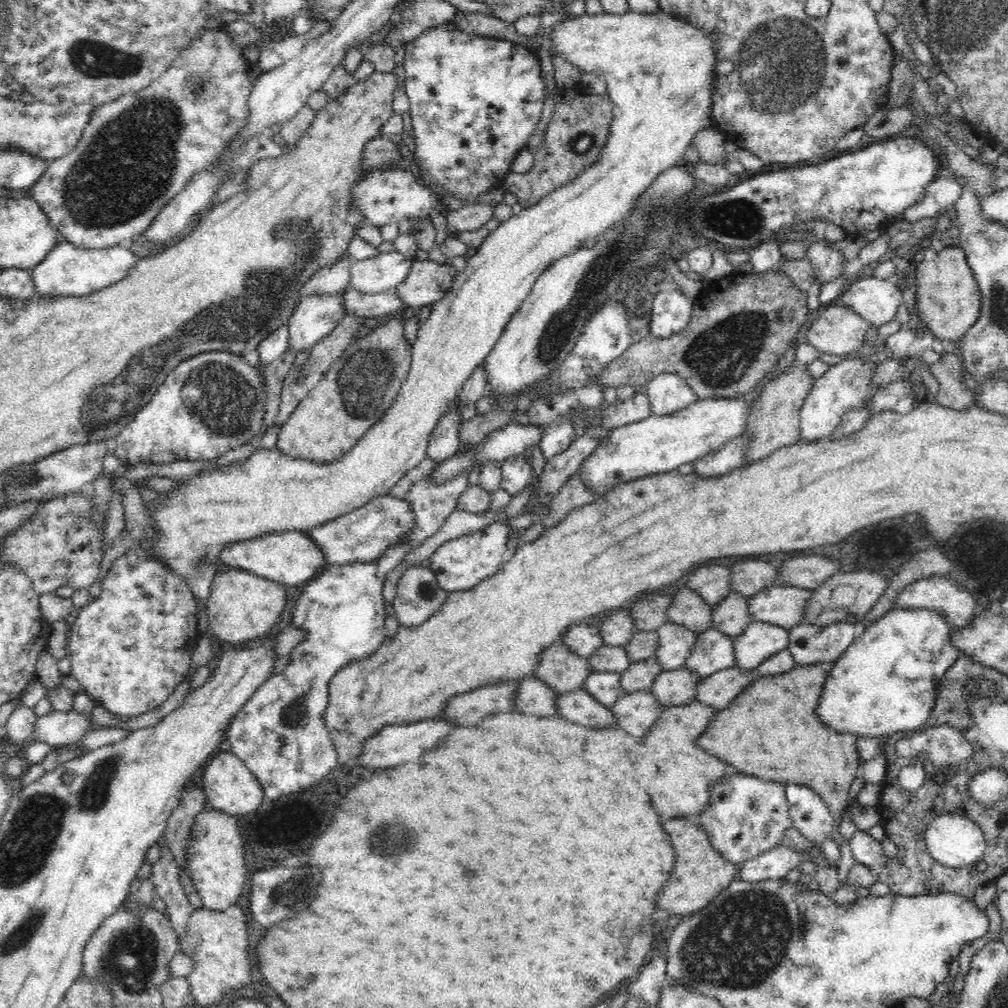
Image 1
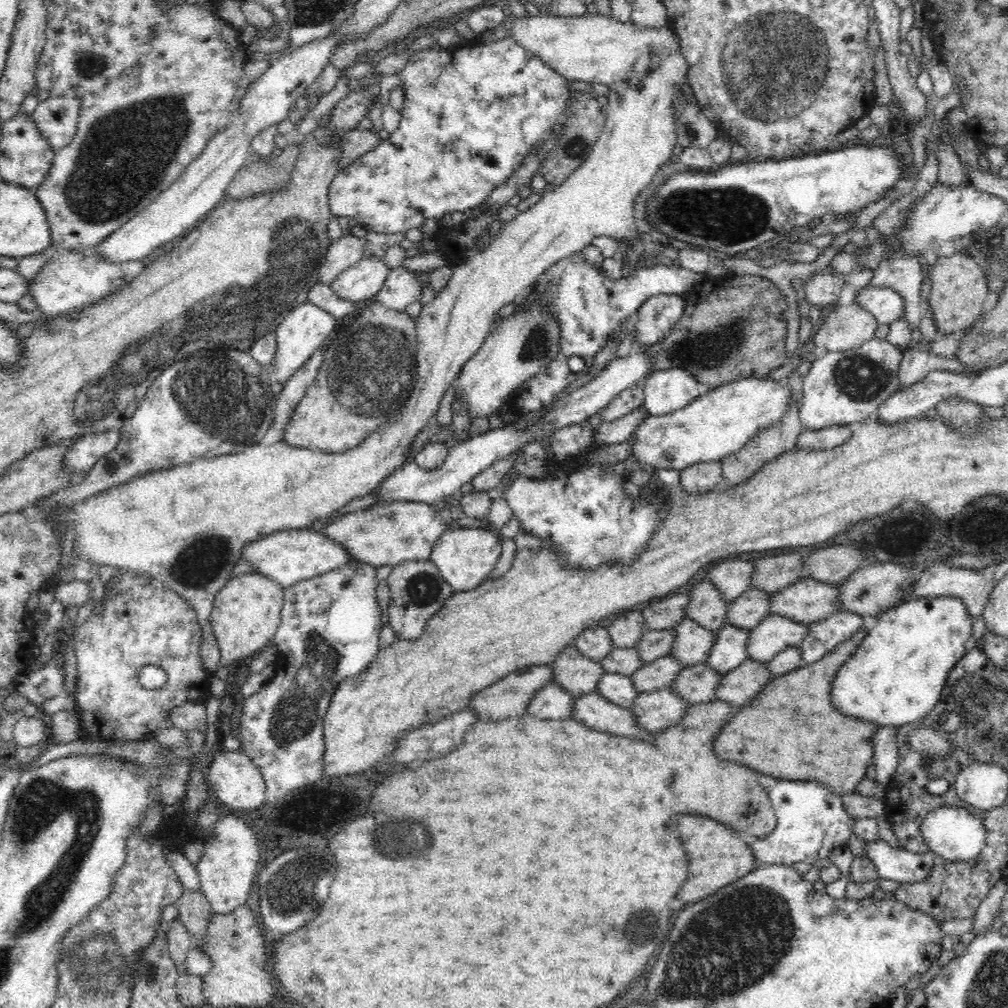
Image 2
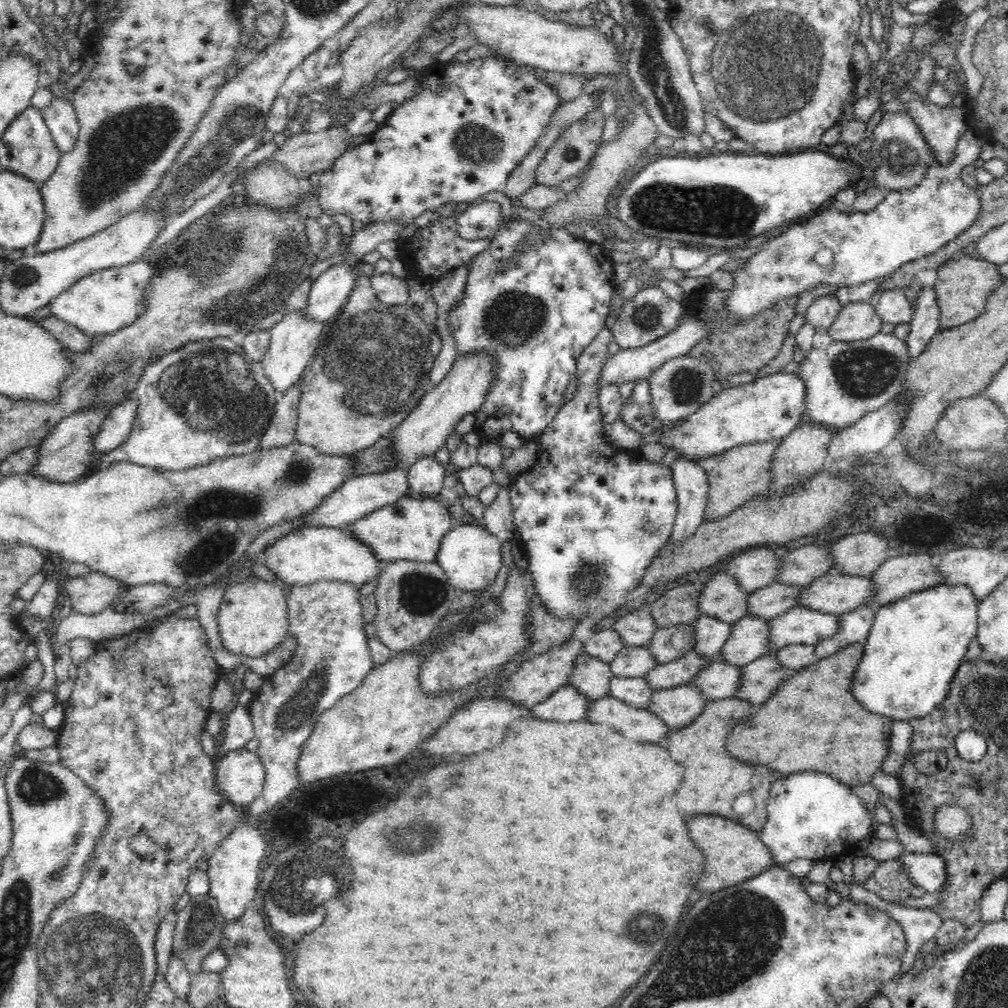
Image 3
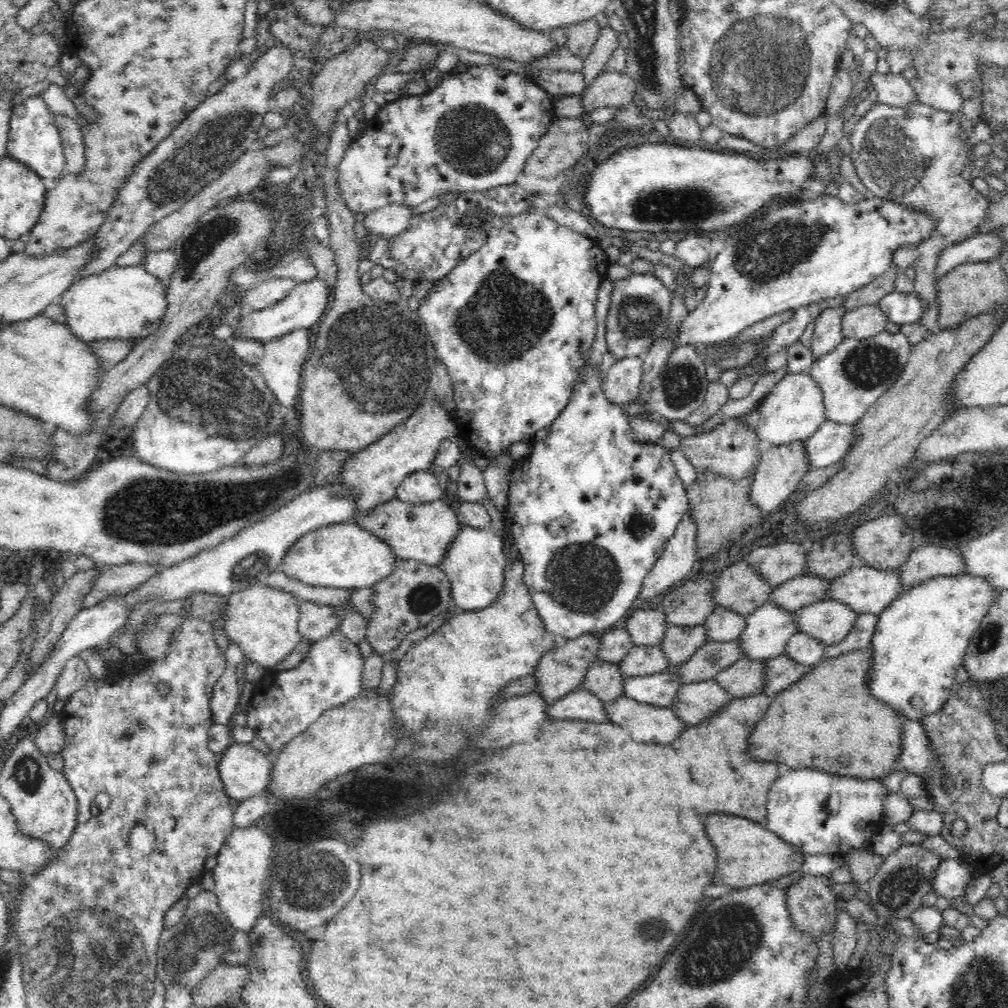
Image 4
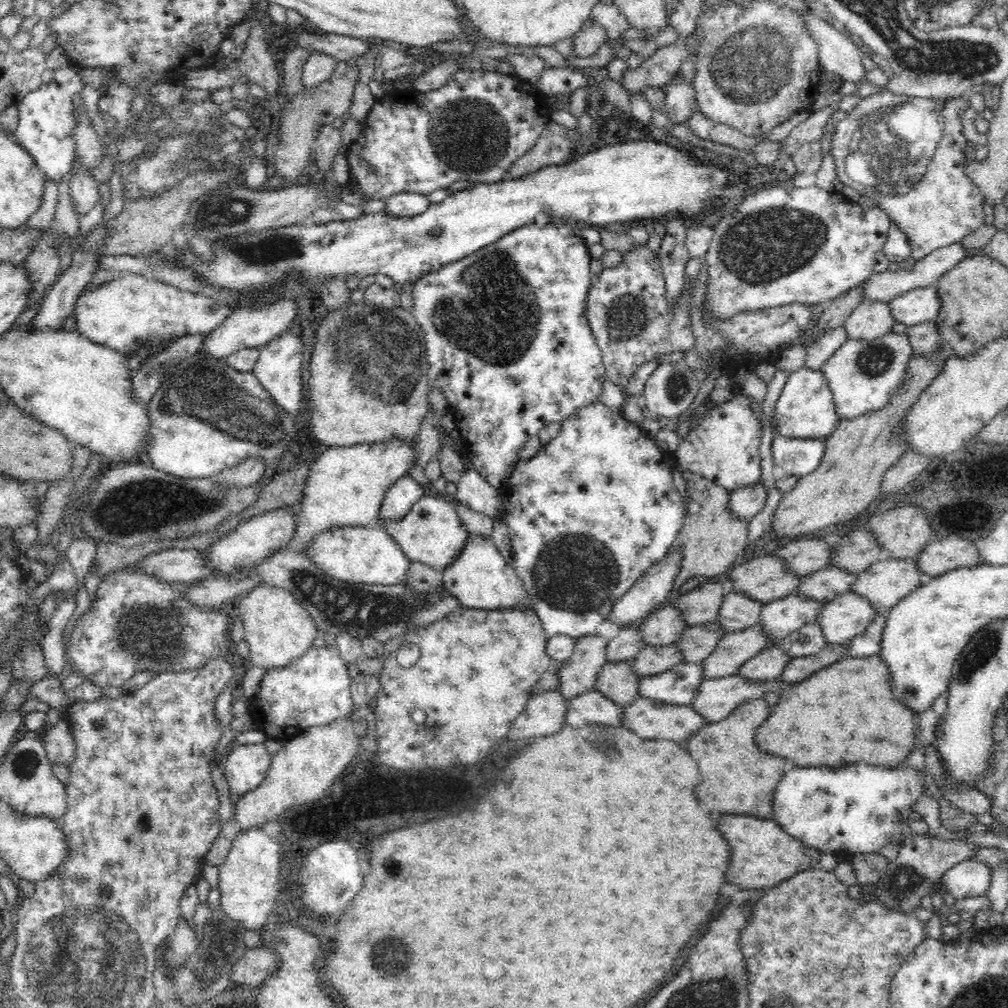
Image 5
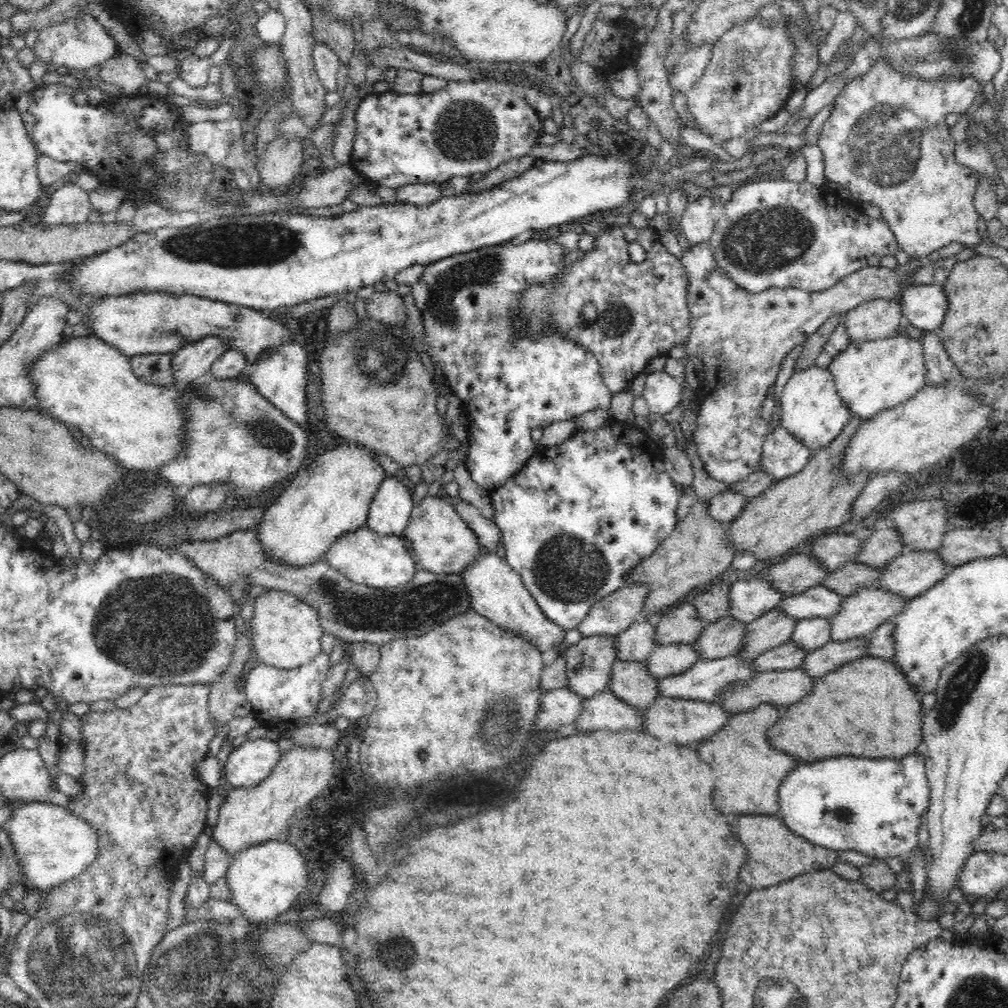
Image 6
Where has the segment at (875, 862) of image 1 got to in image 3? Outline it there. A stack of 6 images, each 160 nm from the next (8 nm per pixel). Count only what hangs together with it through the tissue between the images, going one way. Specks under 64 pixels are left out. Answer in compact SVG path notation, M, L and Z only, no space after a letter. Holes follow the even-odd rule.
M905 853L898 859L914 886L922 886L932 894L942 892L946 886L946 867L941 856Z

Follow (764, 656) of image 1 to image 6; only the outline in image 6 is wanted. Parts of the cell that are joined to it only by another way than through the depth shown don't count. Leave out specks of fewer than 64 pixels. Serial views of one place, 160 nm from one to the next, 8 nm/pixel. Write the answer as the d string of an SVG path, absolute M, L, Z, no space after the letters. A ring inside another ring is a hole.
M877 586L862 589L855 594L844 597L838 610L838 614L830 619L830 632L832 641L845 641L853 638L866 637L874 632L884 622L892 621L904 610L908 598L892 592L887 592Z

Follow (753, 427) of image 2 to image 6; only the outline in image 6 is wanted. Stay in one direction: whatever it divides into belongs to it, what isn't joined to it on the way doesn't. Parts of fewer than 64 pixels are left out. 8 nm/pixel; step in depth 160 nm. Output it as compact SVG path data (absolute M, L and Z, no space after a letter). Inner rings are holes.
M816 365L795 371L787 380L780 398L780 410L781 425L812 451L826 448L832 440L836 440L854 415L838 395L830 371Z

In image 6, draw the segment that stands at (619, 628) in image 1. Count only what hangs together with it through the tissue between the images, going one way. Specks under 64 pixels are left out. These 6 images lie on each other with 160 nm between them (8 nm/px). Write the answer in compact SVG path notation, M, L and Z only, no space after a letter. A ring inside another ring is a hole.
M683 603L661 616L655 626L658 645L686 643L693 644L700 638L706 623L700 619L694 603Z

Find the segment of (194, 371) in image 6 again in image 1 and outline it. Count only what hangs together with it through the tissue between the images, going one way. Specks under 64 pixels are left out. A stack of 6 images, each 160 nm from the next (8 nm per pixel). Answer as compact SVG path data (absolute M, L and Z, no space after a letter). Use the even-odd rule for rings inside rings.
M398 251L379 252L350 266L348 288L370 294L386 292L400 284L408 274L414 257L406 259Z

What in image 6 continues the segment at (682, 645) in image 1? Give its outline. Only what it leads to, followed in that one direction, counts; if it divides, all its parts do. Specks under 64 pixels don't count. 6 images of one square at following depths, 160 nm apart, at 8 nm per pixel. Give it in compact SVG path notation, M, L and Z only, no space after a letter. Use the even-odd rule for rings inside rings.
M760 576L731 584L730 615L746 624L776 608L782 602L781 592Z

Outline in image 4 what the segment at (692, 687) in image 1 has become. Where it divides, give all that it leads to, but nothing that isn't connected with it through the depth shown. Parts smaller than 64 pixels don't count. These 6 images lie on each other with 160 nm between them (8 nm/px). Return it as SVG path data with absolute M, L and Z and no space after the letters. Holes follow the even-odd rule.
M742 658L722 672L718 672L714 679L733 696L744 698L762 693L764 678L766 678L764 662Z

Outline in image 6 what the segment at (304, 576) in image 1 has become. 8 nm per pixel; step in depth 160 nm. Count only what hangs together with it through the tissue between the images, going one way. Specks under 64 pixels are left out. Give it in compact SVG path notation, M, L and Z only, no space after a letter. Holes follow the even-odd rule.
M367 526L340 536L326 552L324 560L346 579L370 588L396 588L409 583L416 572L416 559L404 547L404 540L395 535L381 535Z

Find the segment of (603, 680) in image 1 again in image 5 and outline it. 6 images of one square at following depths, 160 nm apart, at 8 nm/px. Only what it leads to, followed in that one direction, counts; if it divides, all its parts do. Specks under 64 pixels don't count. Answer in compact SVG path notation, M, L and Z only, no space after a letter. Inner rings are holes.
M682 663L638 682L638 696L688 706L692 704L698 688L704 681L702 663Z

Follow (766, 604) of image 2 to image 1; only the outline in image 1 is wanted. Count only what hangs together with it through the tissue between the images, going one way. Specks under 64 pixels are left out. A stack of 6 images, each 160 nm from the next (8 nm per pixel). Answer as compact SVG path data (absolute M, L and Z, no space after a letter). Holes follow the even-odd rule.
M738 592L726 595L712 610L712 627L735 640L751 623L748 597Z

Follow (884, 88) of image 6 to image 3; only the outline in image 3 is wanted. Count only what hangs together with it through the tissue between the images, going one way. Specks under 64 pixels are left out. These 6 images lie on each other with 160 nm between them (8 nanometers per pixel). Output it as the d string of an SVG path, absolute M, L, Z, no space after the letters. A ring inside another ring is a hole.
M884 112L872 132L872 146L868 153L873 157L876 185L892 191L902 191L918 186L926 177L929 167L938 164L930 145L926 143L922 129L906 113ZM923 287L918 293L918 305L911 320L908 339L902 340L893 332L880 332L868 340L852 342L832 341L826 348L812 349L800 363L798 376L806 385L806 411L813 422L832 424L837 429L863 419L868 413L882 408L888 400L900 393L901 384L906 380L908 365L926 348L926 345L940 331L940 308L936 302L934 287Z

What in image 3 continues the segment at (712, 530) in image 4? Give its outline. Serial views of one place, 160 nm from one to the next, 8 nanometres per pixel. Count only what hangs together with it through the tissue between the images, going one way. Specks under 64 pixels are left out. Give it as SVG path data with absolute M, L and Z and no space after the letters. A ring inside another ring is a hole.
M768 440L731 448L721 455L698 459L696 462L706 471L709 493L704 519L716 521L729 516L756 496L768 496L772 480L771 458L781 440Z

